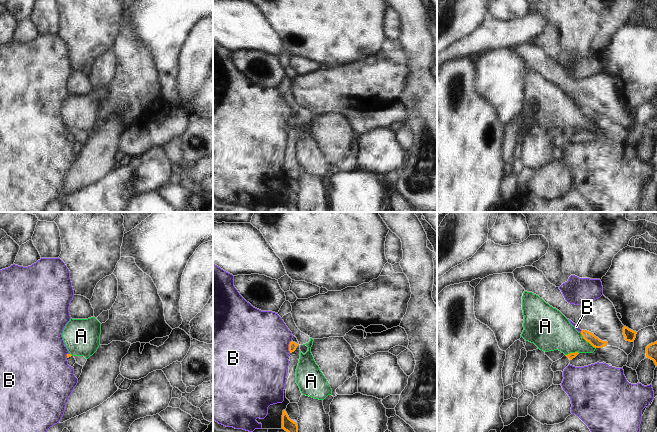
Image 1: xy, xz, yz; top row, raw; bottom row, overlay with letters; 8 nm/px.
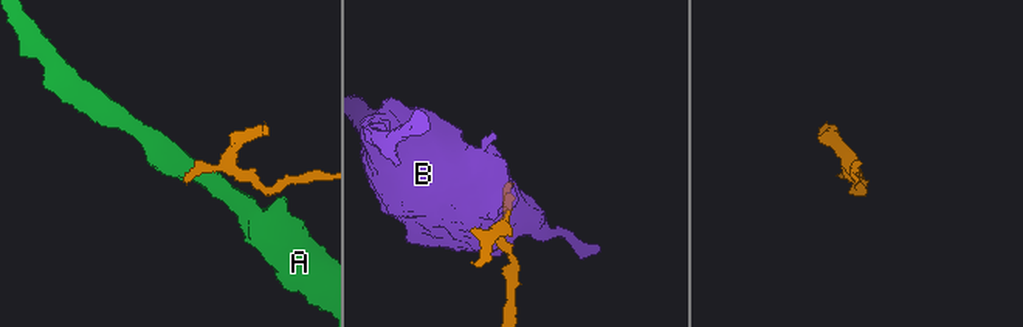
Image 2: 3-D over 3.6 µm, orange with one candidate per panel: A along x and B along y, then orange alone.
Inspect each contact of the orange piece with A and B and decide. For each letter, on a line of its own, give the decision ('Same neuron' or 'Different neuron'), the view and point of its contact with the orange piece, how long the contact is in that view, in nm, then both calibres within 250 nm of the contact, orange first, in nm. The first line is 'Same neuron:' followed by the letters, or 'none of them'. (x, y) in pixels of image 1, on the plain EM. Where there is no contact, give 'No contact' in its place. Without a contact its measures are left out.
Same neuron: none of them
A: Different neuron. Touches orange at yz (587, 117). Shared border 180 nm. Thickness 80 nm (orange) against 280 nm
B: Different neuron. Touches orange at xz (289, 122). Shared border 110 nm. Thickness 60 nm (orange) against 500 nm.

